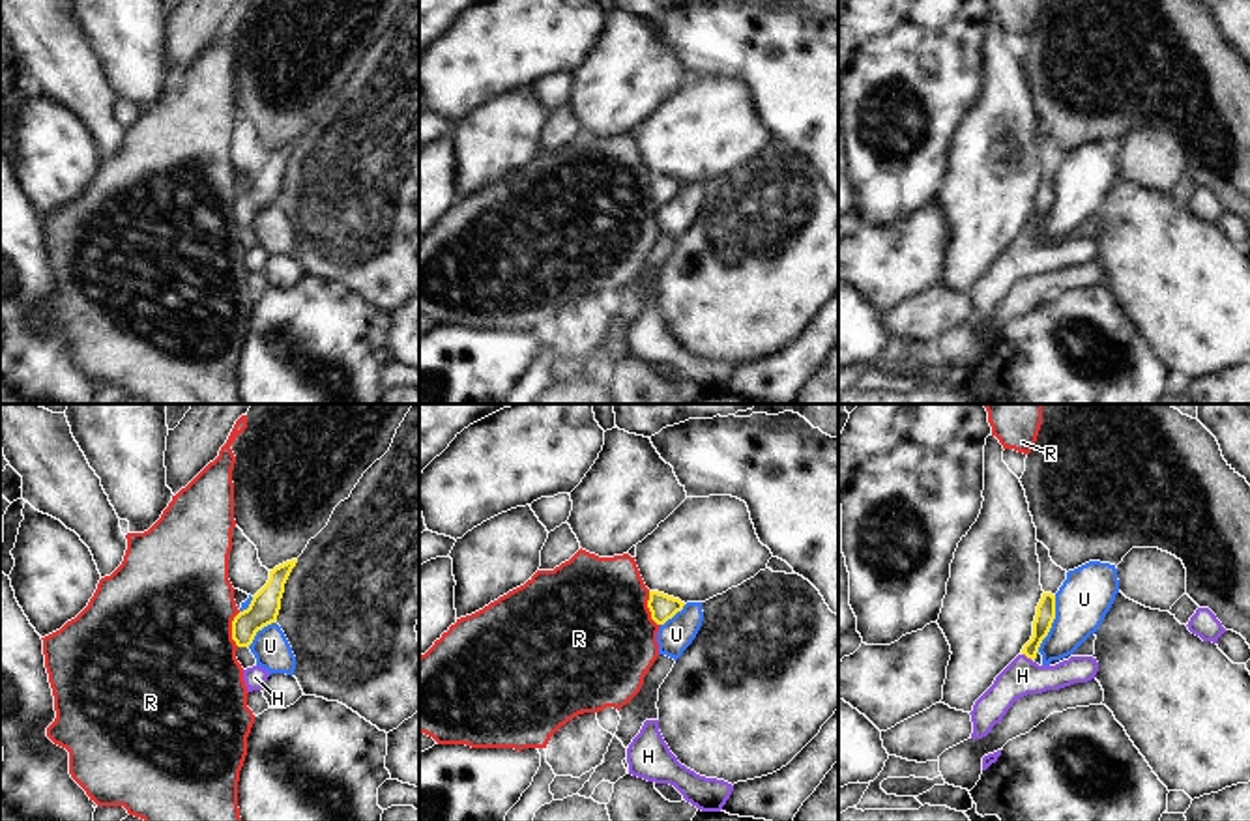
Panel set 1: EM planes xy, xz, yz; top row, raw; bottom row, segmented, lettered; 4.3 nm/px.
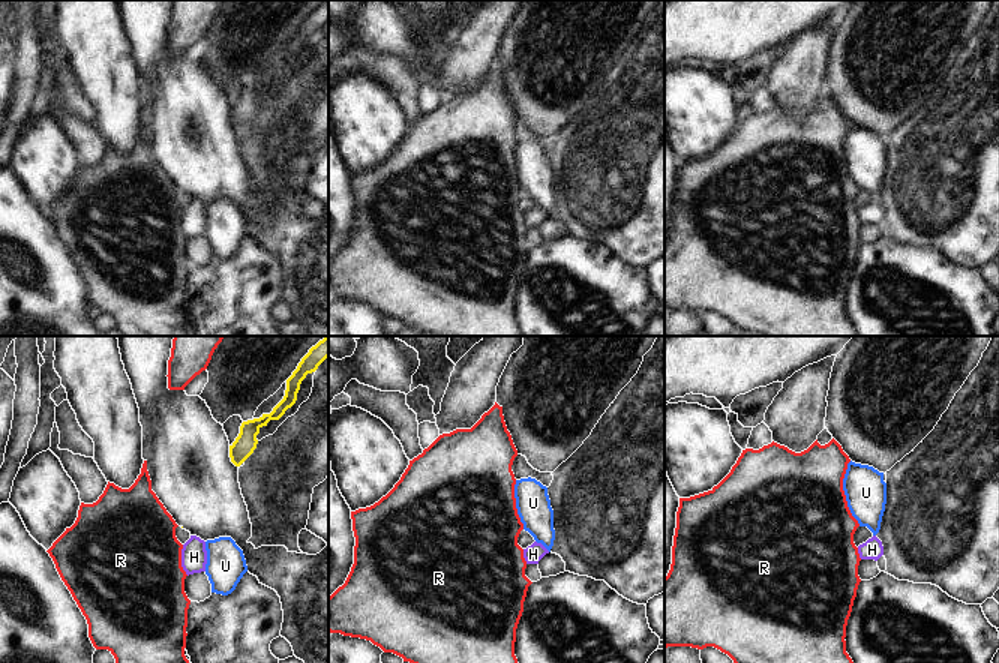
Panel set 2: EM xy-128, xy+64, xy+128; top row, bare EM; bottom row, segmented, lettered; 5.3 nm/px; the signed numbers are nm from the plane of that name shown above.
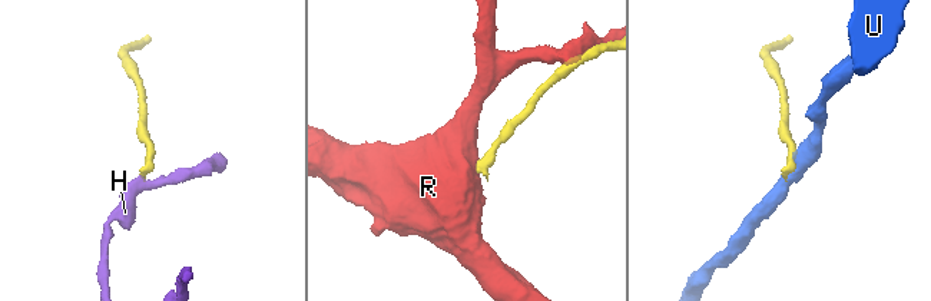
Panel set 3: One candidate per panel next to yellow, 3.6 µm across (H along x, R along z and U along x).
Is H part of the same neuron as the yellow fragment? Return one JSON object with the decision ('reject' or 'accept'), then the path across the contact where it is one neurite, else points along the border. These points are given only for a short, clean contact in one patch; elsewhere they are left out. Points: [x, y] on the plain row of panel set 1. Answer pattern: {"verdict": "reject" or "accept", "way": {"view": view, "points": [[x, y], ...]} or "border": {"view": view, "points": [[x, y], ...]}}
{"verdict": "accept", "way": {"view": "yz", "points": [[1045, 197], [1028, 238], [1022, 257]]}}

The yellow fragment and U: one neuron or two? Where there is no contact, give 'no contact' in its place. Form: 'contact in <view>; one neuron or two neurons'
contact in yz; two neurons

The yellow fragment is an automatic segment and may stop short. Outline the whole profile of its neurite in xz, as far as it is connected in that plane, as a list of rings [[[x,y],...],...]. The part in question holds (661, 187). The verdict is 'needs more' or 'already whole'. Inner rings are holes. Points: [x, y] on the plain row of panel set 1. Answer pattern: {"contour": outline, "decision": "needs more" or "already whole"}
{"contour": [[[649,172],[647,189],[651,193],[651,200],[657,206],[664,206],[668,200],[672,200],[677,193],[681,193],[685,183],[679,180],[668,178],[659,172]]], "decision": "already whole"}

